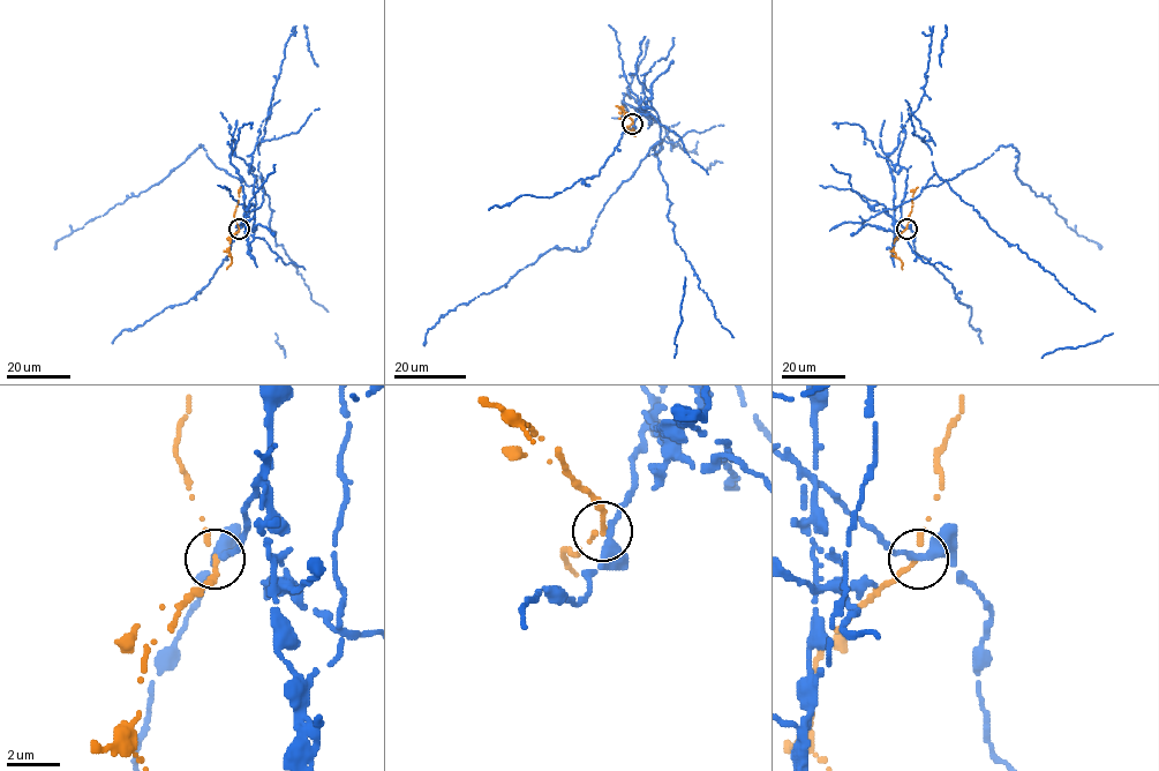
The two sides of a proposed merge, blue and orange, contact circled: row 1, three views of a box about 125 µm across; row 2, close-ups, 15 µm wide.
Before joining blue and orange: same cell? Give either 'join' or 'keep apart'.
keep apart

